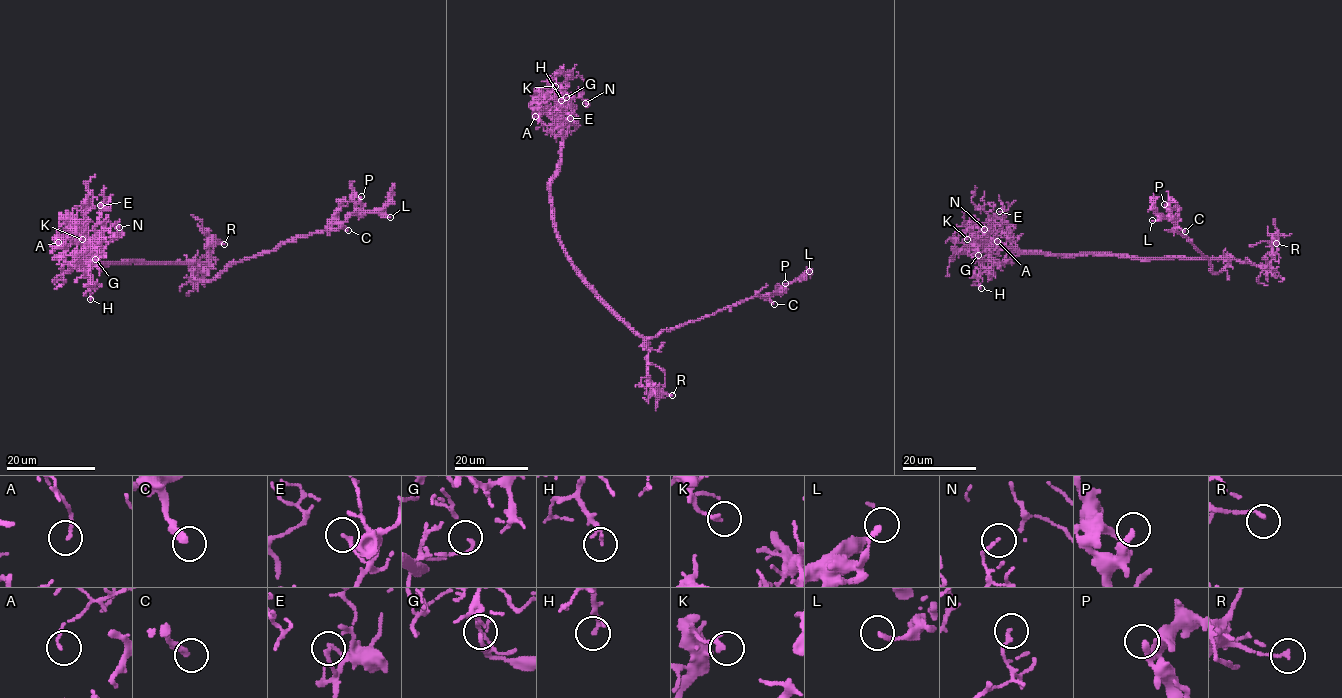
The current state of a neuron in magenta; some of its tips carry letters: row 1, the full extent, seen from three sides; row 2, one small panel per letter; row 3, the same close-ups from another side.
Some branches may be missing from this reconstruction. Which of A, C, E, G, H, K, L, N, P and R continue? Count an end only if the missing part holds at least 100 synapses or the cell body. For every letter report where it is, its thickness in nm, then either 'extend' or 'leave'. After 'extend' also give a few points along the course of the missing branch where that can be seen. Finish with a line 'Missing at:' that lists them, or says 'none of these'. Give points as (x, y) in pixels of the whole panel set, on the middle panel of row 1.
A: (535, 116) | 120 nm | leave
C: (774, 304) | 280 nm | leave
E: (570, 118) | 160 nm | leave
G: (566, 97) | 120 nm | leave
H: (561, 100) | 170 nm | leave
K: (555, 86) | 240 nm | leave
L: (809, 271) | 200 nm | leave
N: (585, 103) | 150 nm | leave
P: (785, 283) | 240 nm | leave
R: (672, 395) | 160 nm | leave
Missing at: none of these

